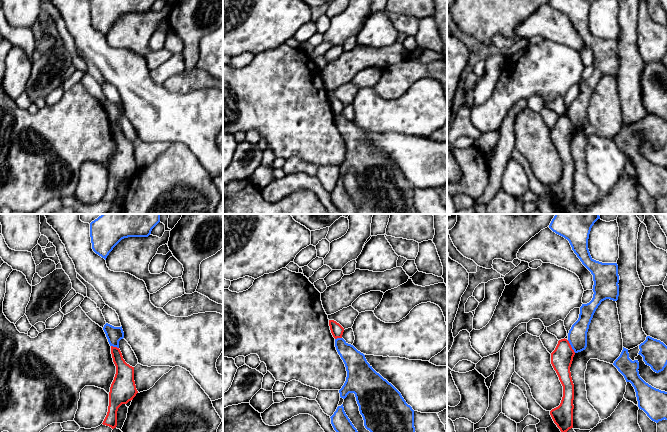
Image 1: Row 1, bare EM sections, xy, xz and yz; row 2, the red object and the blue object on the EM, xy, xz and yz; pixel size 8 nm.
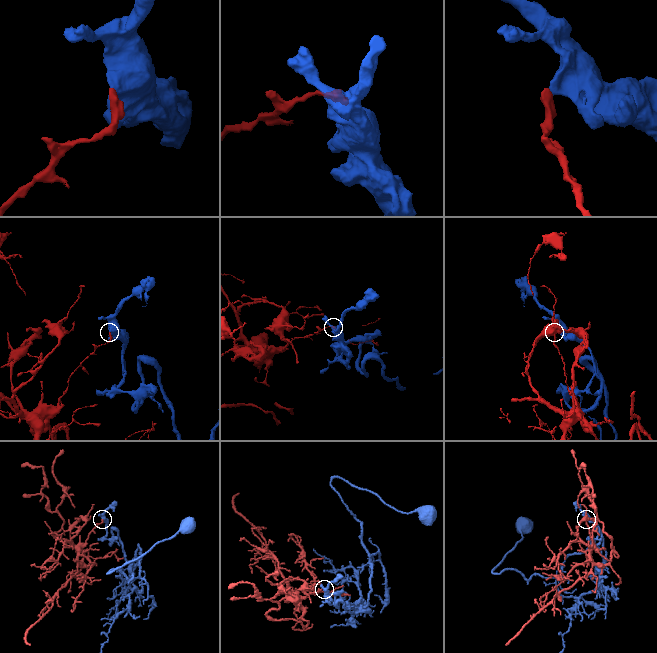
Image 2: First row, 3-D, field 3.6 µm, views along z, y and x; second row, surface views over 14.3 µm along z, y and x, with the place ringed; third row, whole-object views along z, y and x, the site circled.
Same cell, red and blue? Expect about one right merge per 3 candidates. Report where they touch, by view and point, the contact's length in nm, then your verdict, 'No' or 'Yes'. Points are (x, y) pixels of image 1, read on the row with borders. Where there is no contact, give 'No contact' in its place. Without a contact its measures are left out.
Touches red at yz (570, 346). Shared border 120 nm. No

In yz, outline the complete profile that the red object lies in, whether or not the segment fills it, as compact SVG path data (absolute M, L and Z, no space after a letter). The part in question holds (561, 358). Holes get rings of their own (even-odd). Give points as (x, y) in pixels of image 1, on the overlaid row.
M565 338L558 341L555 350L551 353L551 364L563 386L563 397L560 405L550 411L550 415L561 432L573 428L574 384L570 367L574 355L574 350Z

